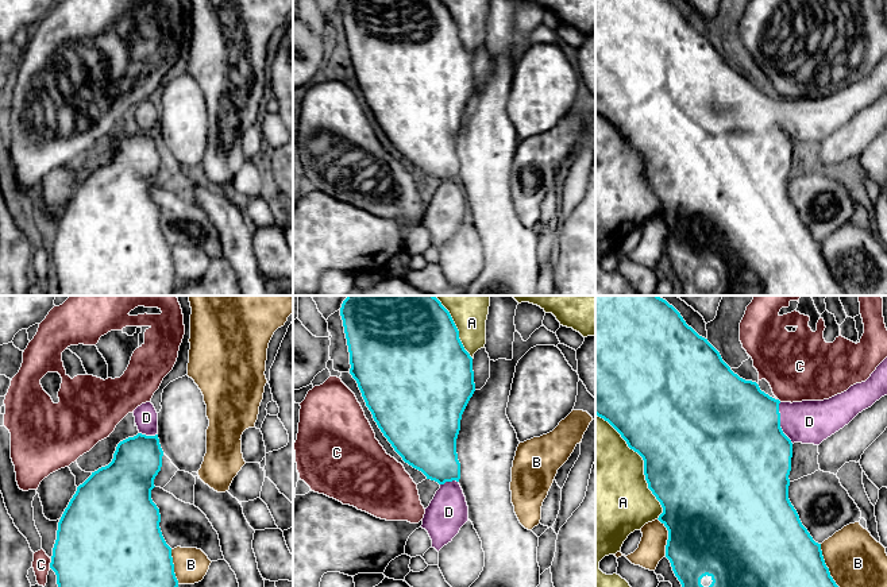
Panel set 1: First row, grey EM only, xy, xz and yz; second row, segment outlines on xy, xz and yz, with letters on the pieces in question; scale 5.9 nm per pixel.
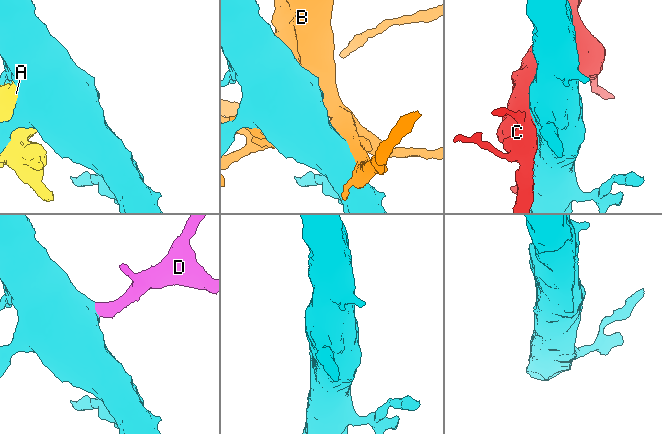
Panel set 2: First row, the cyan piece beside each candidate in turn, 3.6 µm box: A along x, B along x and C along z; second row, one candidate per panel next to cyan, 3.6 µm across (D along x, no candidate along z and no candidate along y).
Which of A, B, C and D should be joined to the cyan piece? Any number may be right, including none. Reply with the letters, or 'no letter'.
D

